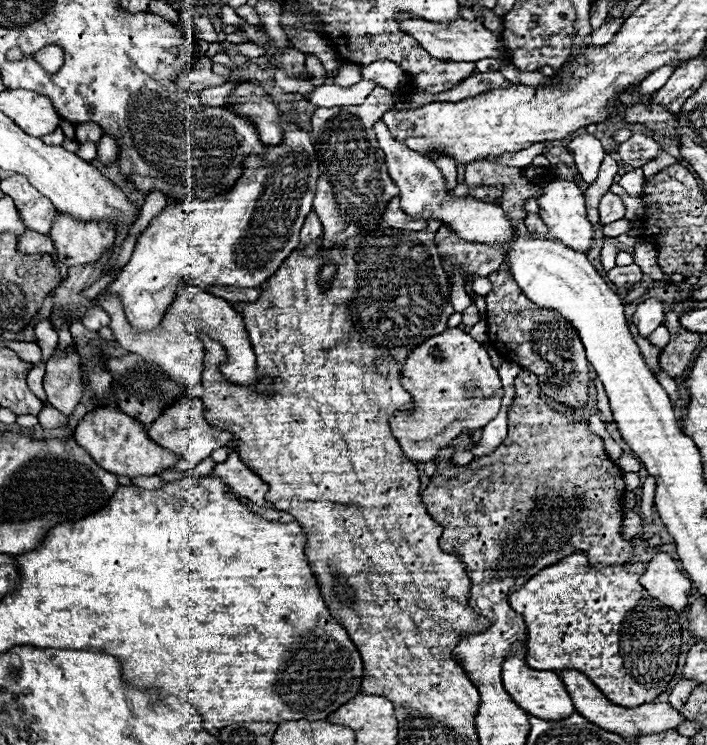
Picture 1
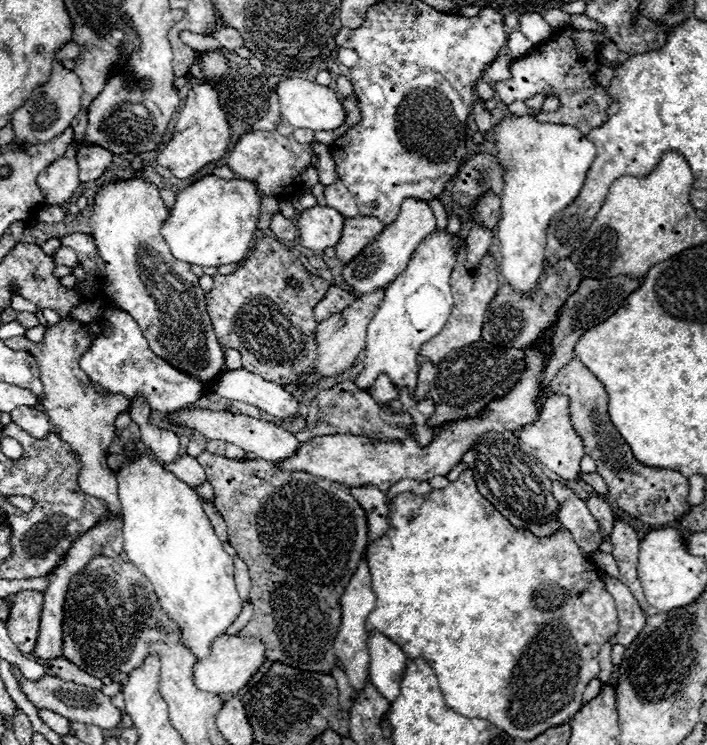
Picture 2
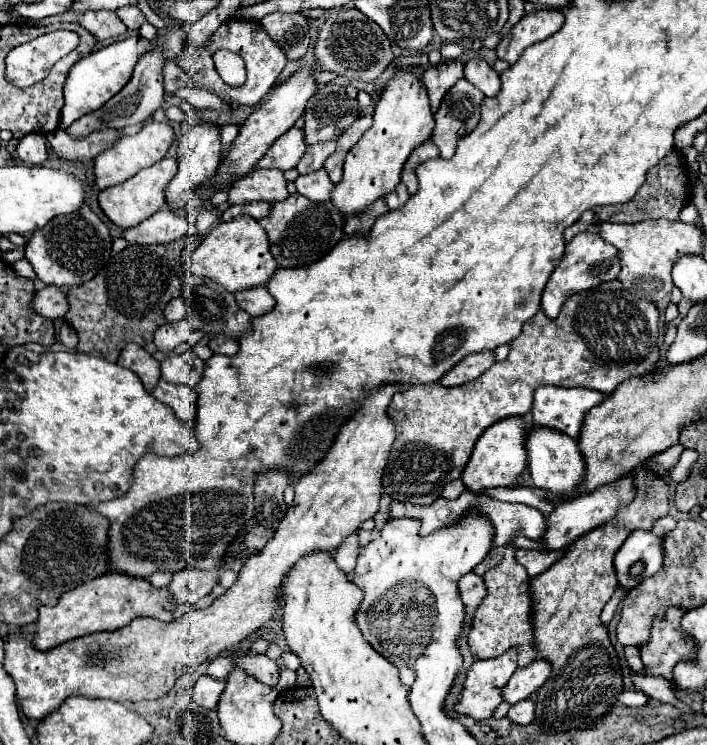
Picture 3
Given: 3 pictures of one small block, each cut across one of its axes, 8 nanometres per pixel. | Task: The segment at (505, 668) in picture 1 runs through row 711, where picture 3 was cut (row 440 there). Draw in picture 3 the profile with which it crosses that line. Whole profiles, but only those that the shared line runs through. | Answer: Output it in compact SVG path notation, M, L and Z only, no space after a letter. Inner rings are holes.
M530 426L524 448L528 454L528 472L536 488L554 494L570 494L580 486L580 480L584 476L584 460L576 442L568 434L546 426Z

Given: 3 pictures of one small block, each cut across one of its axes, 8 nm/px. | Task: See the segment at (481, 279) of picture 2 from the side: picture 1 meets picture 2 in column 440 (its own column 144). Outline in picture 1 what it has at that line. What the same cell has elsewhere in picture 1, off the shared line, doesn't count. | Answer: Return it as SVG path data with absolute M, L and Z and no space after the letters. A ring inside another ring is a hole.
M182 284L182 288L178 288L178 292L176 292L174 302L166 310L162 322L150 332L136 330L136 328L130 326L130 322L126 320L122 302L116 294L104 296L100 302L102 302L100 304L102 310L106 310L108 316L110 316L108 328L116 336L116 342L124 350L140 354L146 362L158 364L174 382L180 382L186 388L194 388L200 382L202 360L204 360L204 344L198 340L198 334L206 334L212 340L218 340L226 348L228 362L224 366L220 366L226 380L230 380L234 384L240 384L240 386L254 386L258 382L256 356L252 352L244 320L238 312L232 310L232 306L226 300L204 292L202 288Z

